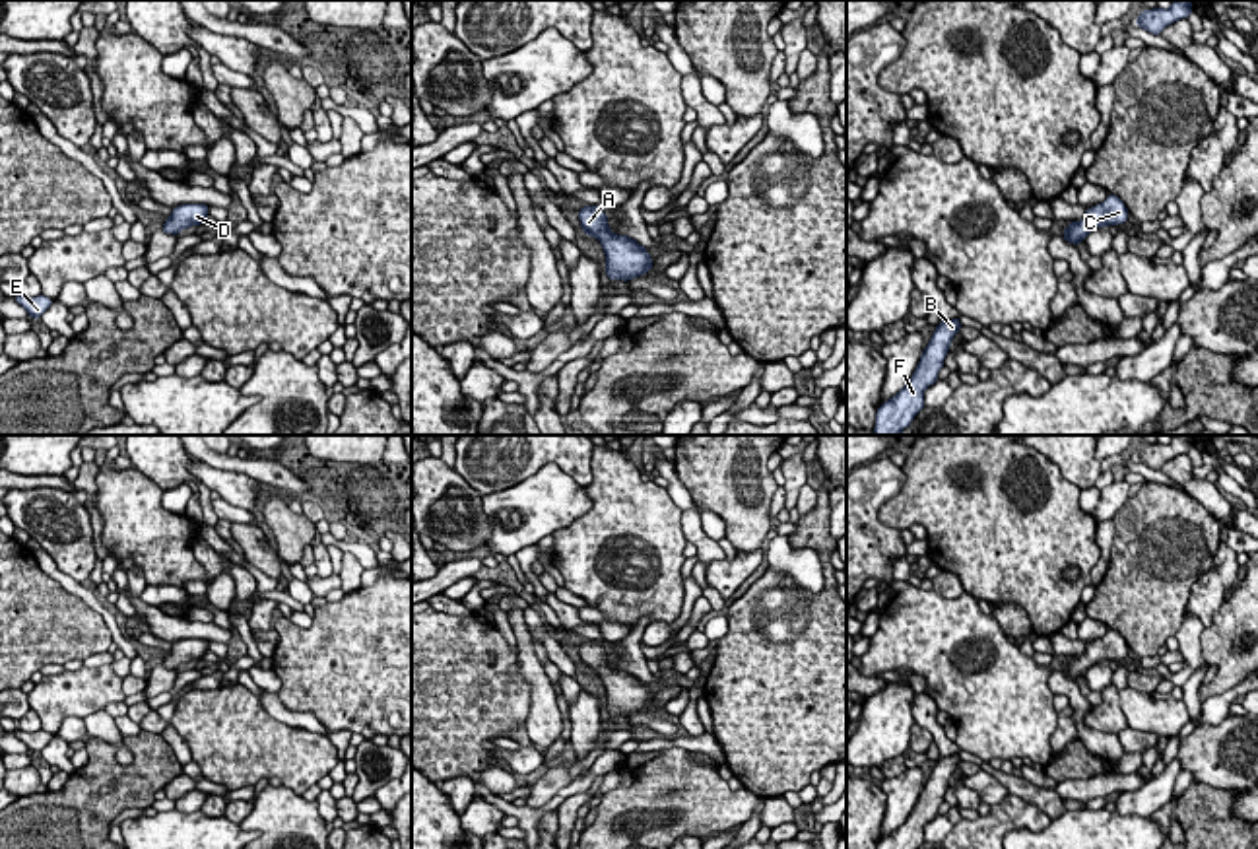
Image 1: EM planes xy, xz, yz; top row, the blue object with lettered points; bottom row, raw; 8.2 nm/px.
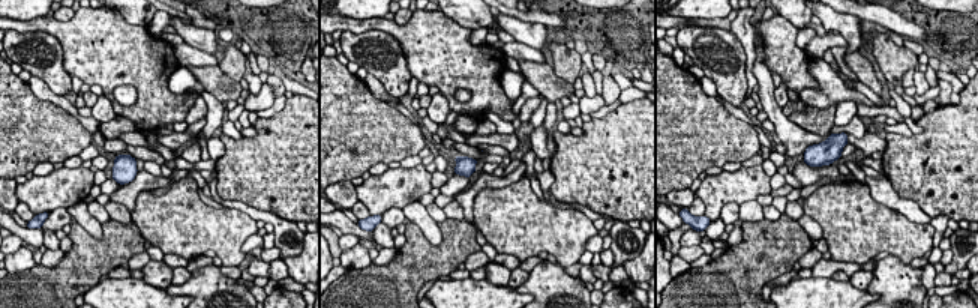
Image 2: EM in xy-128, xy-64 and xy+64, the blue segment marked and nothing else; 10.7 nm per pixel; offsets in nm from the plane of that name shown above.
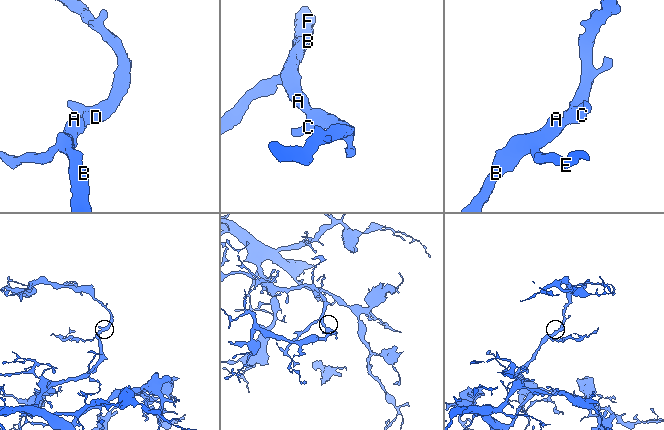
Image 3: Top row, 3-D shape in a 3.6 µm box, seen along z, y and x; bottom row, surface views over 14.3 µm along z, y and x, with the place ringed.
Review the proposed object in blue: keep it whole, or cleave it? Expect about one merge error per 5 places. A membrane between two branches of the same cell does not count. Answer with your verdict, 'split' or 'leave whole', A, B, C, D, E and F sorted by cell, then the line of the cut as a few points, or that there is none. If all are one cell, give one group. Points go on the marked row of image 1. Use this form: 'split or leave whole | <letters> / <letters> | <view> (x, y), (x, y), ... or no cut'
leave whole | A B C D E F | no cut

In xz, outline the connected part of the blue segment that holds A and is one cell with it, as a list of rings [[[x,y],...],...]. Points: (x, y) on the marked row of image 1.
[[[586,204],[579,210],[580,227],[586,235],[602,243],[606,255],[606,274],[612,280],[633,280],[652,268],[646,249],[627,235],[610,231],[608,216],[600,206]]]

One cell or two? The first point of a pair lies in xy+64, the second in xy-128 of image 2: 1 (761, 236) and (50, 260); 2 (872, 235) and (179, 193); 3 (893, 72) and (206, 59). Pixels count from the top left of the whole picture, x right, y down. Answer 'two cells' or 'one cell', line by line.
1: two cells
2: one cell
3: two cells

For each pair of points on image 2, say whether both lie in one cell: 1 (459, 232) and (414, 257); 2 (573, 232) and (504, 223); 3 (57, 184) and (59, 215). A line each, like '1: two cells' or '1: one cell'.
1: one cell
2: one cell
3: two cells

